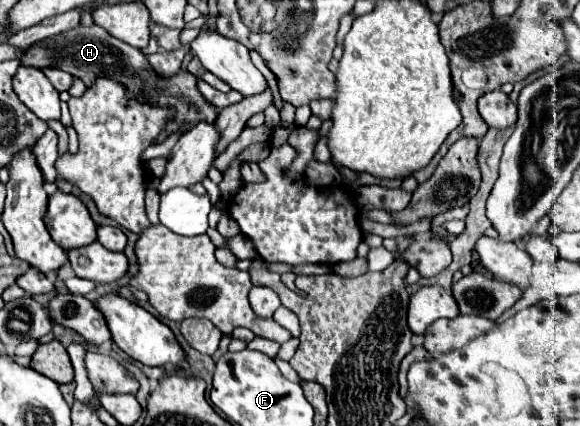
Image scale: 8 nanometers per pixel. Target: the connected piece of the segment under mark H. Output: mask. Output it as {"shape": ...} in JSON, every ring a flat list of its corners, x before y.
{"shape":[[98,25,94,27,76,27,72,31,54,35,50,39,44,39,44,43,40,47,32,47,26,51,26,55,20,59,22,65,32,65,36,69,44,69,44,67,58,67,62,71,68,71,70,75,80,77,86,85,92,83,94,77,114,77,118,81,122,81,128,87,128,93,136,99,140,99,142,103,150,103,150,105,172,105,176,109,176,119,172,123,168,123,168,129,156,139,162,141,168,133,176,131,182,123,190,123,196,125,198,121,208,121,212,123,218,113,212,105,208,105,204,101,204,97,198,93,196,89,196,79,190,73,180,71,176,77,164,81,160,79,152,67,148,65,144,53,136,47,130,47,118,39,114,39,112,35,108,35,106,31,102,31]]}

